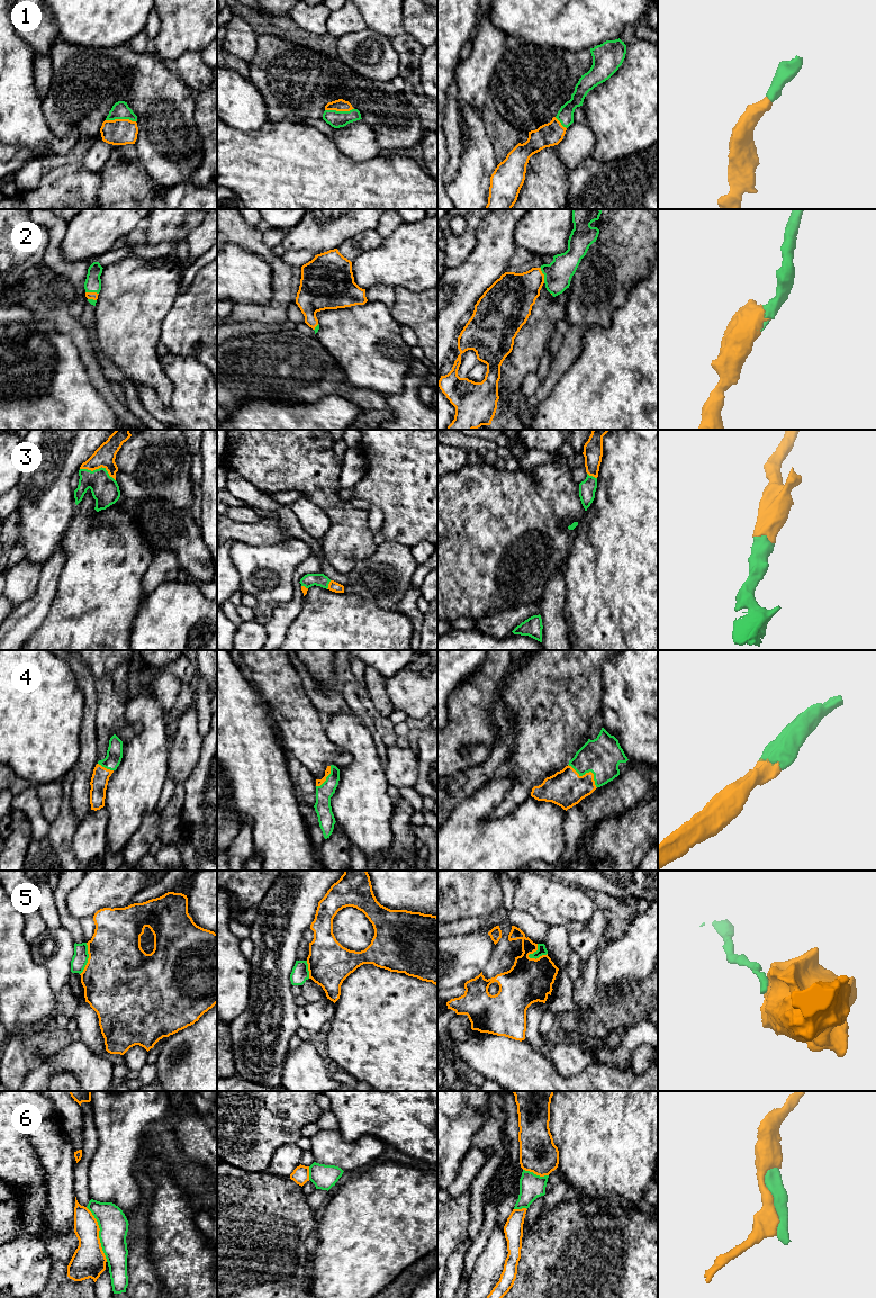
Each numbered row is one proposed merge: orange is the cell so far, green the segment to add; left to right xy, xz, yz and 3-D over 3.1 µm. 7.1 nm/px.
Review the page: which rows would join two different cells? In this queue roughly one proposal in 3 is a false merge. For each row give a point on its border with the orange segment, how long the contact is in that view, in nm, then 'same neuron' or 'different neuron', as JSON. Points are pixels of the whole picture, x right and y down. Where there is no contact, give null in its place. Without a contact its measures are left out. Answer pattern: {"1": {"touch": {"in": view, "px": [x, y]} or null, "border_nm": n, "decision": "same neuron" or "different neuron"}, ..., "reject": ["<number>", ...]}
{"1": {"touch": {"in": "xy", "px": [120, 119]}, "border_nm": 220, "decision": "same neuron"}, "2": {"touch": {"in": "yz", "px": [543, 275]}, "border_nm": 120, "decision": "same neuron"}, "3": {"touch": {"in": "xy", "px": [98, 468]}, "border_nm": 280, "decision": "same neuron"}, "4": {"touch": {"in": "yz", "px": [587, 773]}, "border_nm": 260, "decision": "same neuron"}, "5": {"touch": {"in": "yz", "px": [536, 958]}, "border_nm": 150, "decision": "different neuron"}, "6": {"touch": {"in": "xy", "px": [98, 1234]}, "border_nm": 420, "decision": "different neuron"}, "reject": ["5", "6"]}

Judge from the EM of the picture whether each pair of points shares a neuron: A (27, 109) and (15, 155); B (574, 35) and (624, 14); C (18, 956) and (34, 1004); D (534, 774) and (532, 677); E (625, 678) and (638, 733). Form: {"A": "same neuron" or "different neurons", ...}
{"A": "different neurons", "B": "same neuron", "C": "same neuron", "D": "same neuron", "E": "same neuron"}

